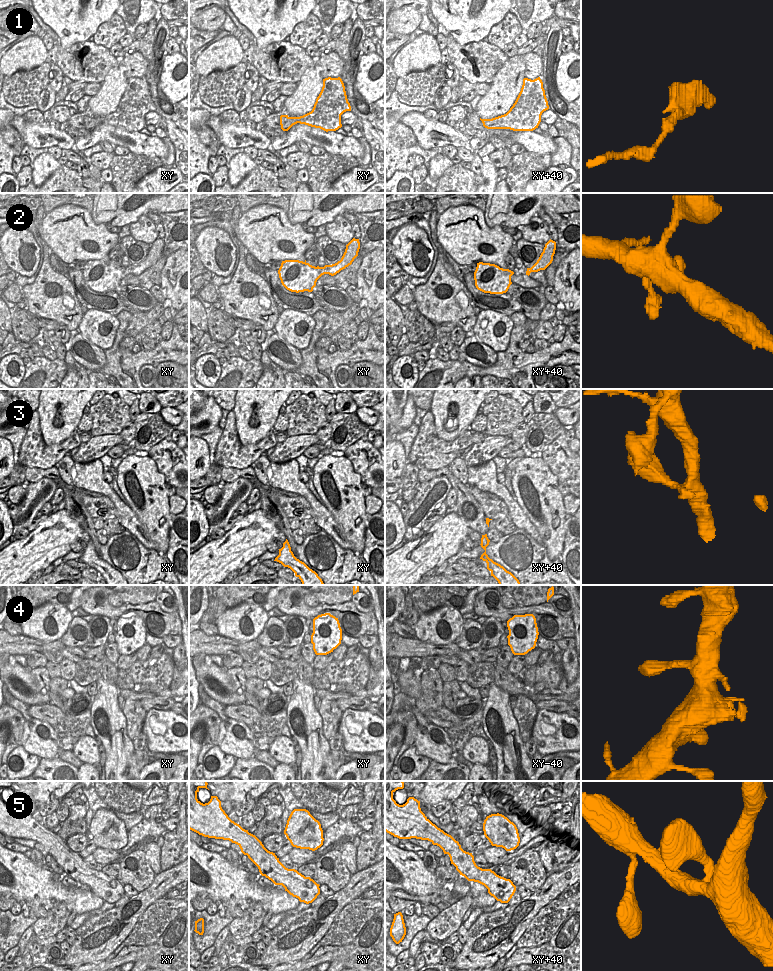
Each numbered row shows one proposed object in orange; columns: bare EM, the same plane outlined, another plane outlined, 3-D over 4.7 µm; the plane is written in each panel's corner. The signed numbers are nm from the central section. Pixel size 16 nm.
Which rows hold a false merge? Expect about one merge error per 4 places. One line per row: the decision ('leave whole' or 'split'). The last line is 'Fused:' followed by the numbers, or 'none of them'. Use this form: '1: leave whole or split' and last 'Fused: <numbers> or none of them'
1: leave whole
2: leave whole
3: leave whole
4: leave whole
5: leave whole
Fused: none of them

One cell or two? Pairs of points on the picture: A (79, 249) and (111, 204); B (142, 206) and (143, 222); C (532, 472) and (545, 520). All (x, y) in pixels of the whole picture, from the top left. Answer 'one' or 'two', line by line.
A: two
B: two
C: one

